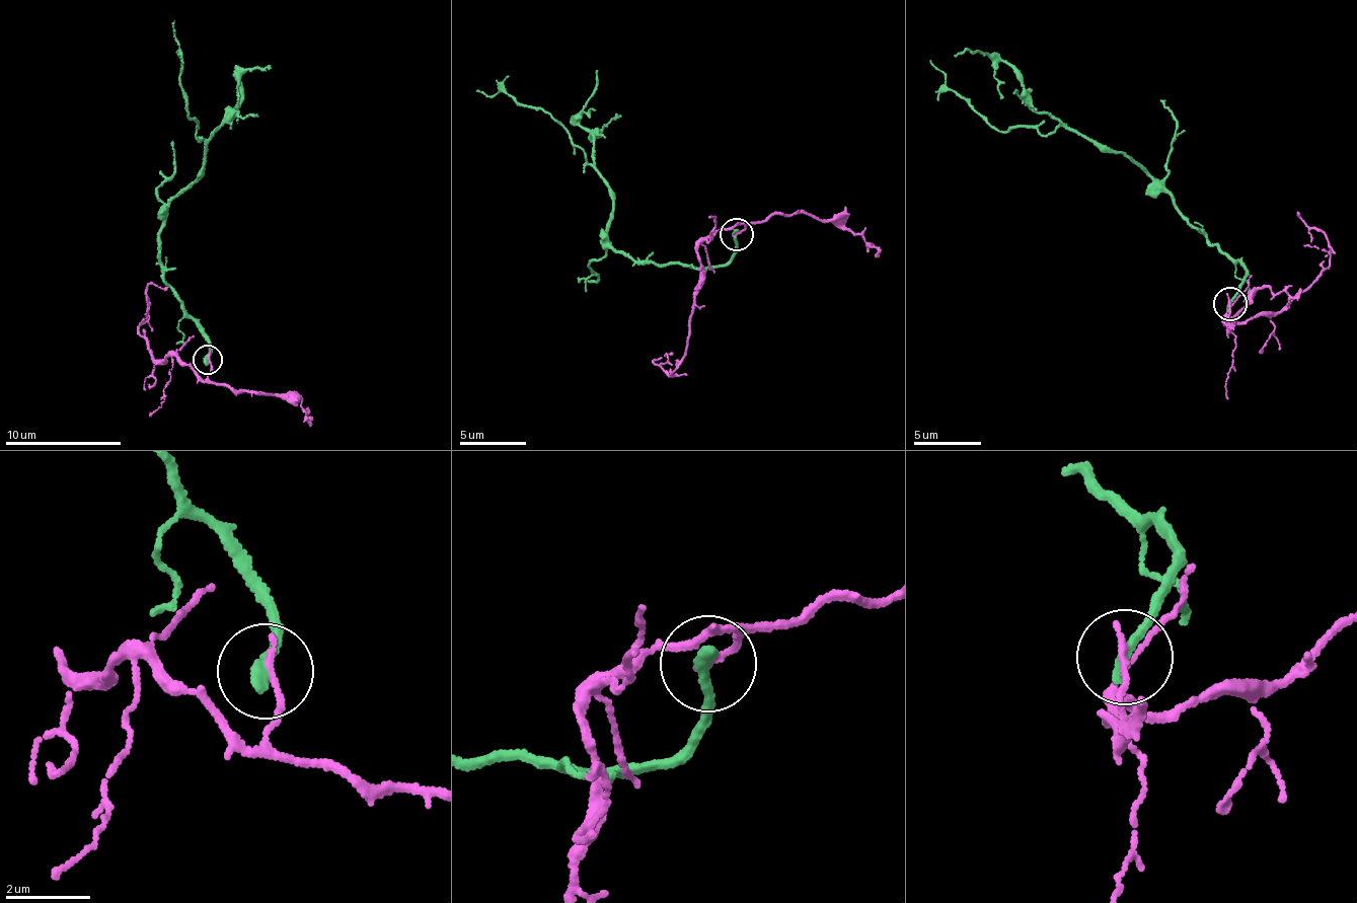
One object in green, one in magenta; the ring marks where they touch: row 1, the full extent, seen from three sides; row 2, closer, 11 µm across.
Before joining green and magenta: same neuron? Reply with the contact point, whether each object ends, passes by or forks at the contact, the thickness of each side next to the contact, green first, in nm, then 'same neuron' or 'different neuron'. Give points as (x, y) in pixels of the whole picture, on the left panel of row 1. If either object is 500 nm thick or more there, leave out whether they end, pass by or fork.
at (208, 359); green ends there; magenta ends there; 320 nm thick on the green side, 160 nm on the other; different neuron

